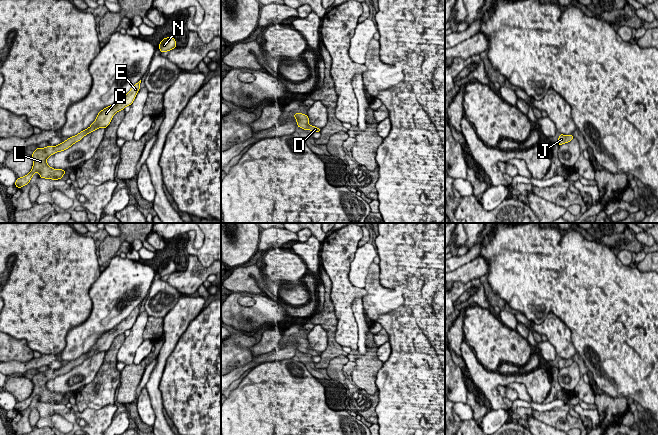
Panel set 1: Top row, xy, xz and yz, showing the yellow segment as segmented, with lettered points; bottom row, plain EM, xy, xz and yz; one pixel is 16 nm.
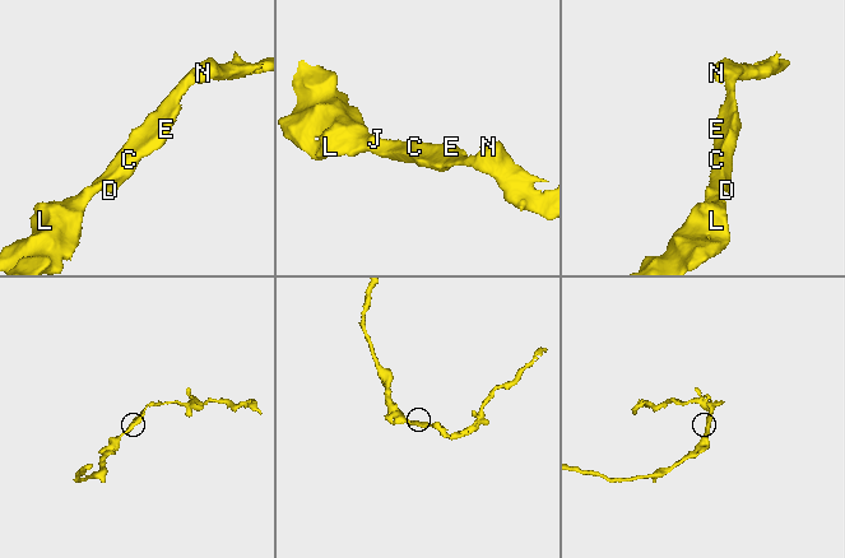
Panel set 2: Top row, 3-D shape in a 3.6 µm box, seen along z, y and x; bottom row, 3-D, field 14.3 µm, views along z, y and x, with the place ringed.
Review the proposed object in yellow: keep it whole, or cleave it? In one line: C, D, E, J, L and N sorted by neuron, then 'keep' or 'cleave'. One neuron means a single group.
C D E J L N; keep

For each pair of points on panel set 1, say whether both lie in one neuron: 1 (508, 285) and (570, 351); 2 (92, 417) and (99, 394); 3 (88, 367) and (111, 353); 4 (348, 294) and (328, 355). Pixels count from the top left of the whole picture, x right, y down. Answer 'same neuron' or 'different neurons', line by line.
1: different neurons
2: different neurons
3: different neurons
4: different neurons

